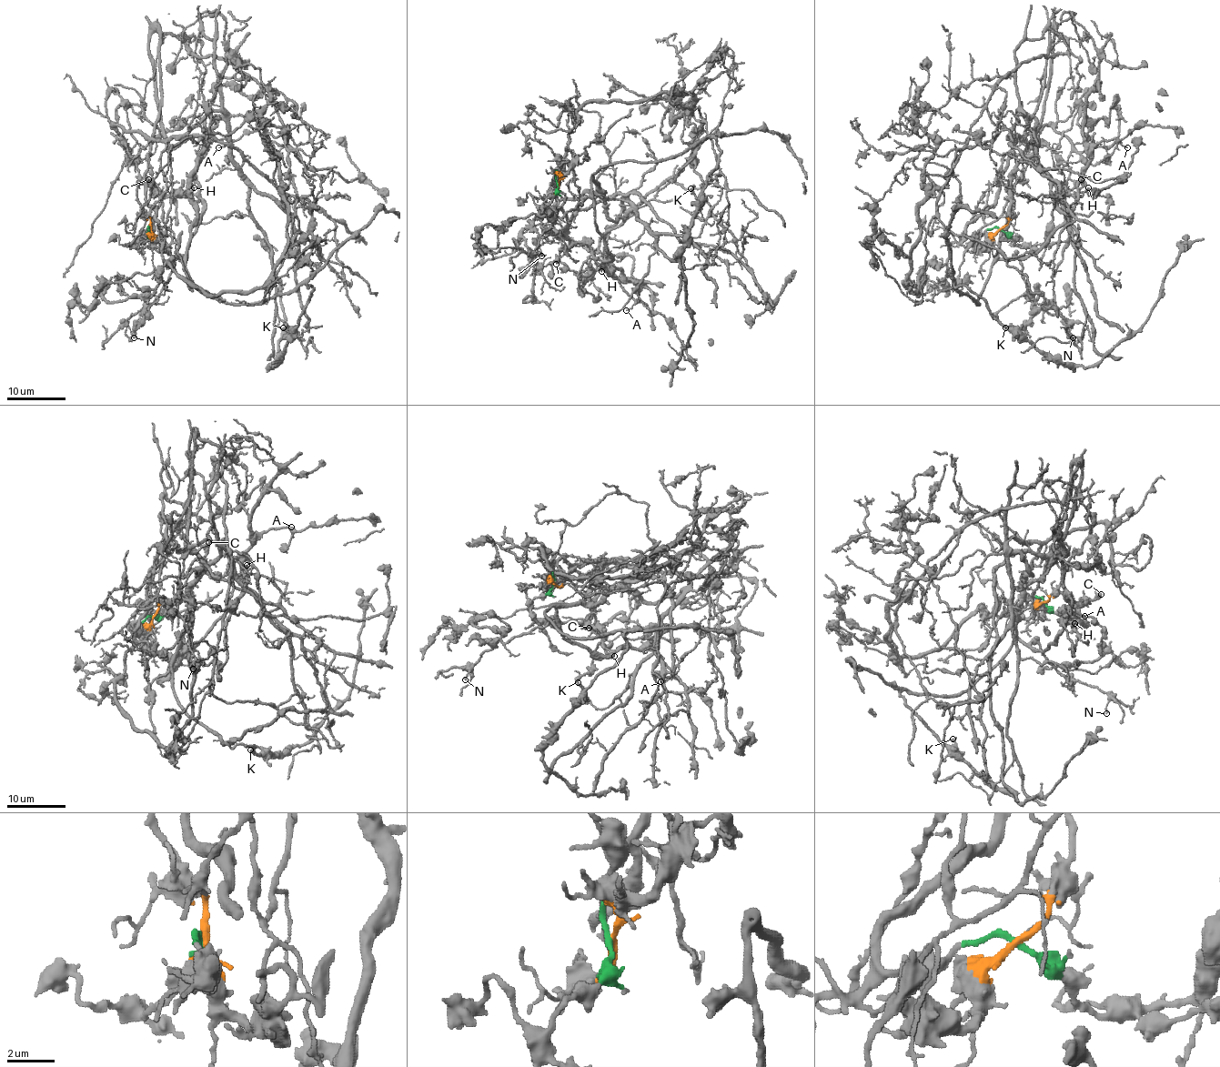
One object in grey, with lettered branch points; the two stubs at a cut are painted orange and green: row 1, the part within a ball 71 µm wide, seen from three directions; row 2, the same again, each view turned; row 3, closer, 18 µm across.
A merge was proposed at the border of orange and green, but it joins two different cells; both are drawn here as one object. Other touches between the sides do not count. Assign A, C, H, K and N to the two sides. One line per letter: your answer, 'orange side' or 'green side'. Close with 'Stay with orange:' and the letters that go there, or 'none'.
A: green side
C: green side
H: green side
K: green side
N: green side
Stay with orange: none

